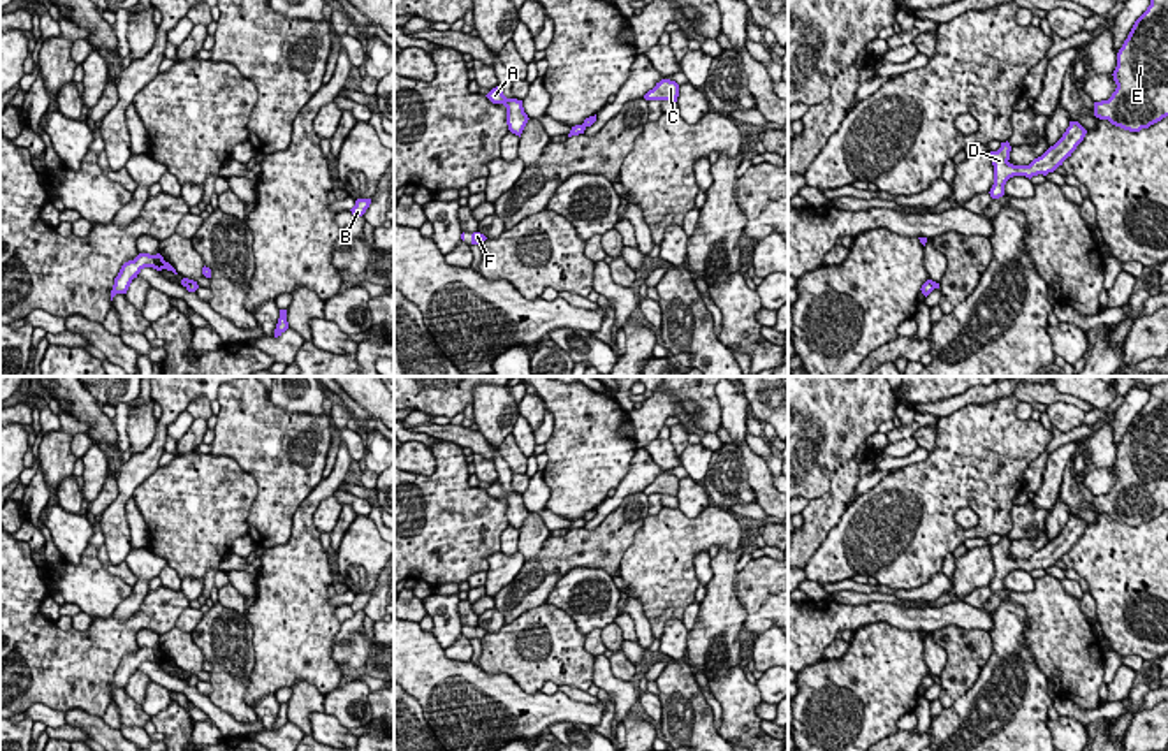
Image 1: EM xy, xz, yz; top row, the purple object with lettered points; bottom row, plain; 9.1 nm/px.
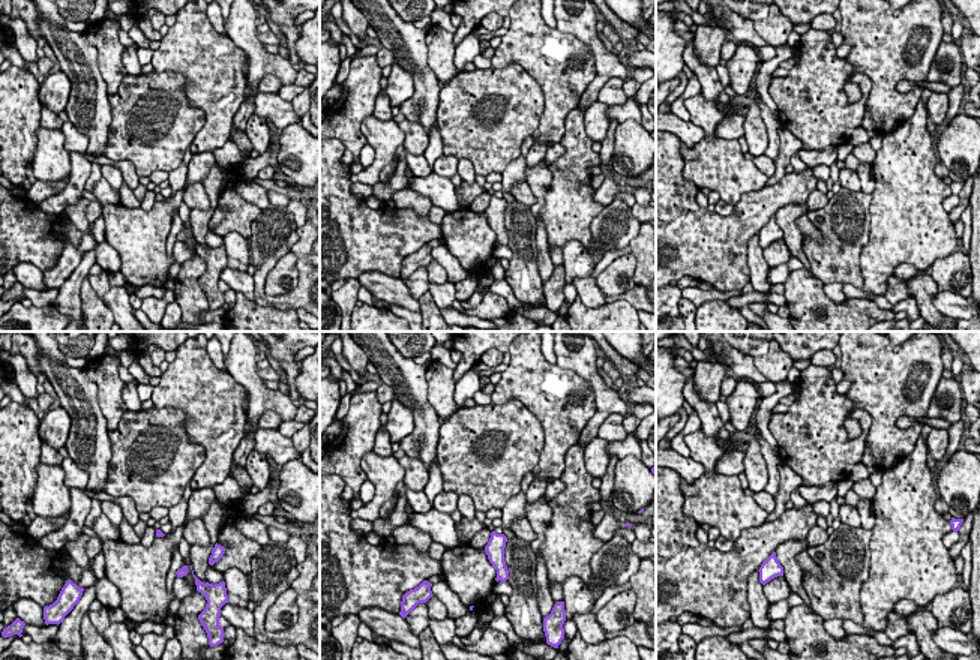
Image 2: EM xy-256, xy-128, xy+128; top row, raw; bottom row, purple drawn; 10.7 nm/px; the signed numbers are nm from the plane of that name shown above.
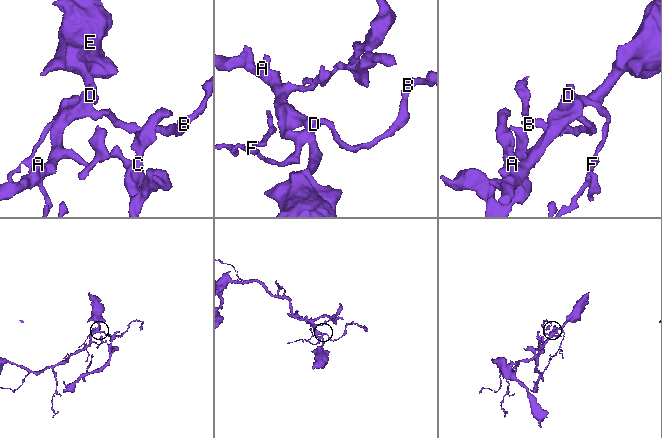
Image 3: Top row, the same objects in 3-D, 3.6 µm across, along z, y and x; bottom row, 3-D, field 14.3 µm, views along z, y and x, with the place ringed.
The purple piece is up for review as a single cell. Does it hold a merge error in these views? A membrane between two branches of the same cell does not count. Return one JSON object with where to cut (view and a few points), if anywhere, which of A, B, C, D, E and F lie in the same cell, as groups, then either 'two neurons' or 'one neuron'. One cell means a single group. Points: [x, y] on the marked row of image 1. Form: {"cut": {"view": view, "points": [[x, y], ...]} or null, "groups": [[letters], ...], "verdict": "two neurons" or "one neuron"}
{"cut": {"view": "xy", "points": [[190, 280], [187, 287]]}, "groups": [["A", "B", "D", "E", "F"], ["C"]], "verdict": "two neurons"}

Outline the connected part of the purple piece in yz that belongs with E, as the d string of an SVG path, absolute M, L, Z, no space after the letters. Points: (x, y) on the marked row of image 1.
M1150 0L1147 11L1135 21L1117 53L1113 70L1115 91L1108 100L1094 102L1094 116L1129 132L1140 132L1168 116L1168 0Z

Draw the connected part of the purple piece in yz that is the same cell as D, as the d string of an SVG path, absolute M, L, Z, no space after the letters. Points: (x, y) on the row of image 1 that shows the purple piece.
M1069 121L1069 127L1062 137L1050 146L1041 157L1034 158L1029 165L1013 165L1010 164L1010 142L1001 142L997 151L990 151L994 165L994 185L990 188L990 197L999 199L1004 195L1004 185L1013 176L1033 178L1038 174L1047 176L1054 172L1062 162L1071 157L1077 146L1084 141L1087 130L1078 121Z

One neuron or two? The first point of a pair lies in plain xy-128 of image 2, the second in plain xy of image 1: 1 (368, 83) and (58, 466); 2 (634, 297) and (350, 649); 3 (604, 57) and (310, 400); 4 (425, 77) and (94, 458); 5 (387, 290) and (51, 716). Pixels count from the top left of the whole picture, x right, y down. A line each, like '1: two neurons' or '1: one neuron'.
1: one neuron
2: one neuron
3: one neuron
4: two neurons
5: two neurons

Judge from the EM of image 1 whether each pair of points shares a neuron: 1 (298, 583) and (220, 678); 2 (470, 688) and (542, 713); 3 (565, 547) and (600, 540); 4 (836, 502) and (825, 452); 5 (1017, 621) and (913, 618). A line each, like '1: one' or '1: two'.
1: two
2: one
3: one
4: two
5: two

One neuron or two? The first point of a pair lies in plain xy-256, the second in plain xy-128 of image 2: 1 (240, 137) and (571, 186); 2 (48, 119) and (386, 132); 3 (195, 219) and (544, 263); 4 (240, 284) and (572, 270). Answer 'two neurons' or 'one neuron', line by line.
1: one neuron
2: two neurons
3: one neuron
4: two neurons

